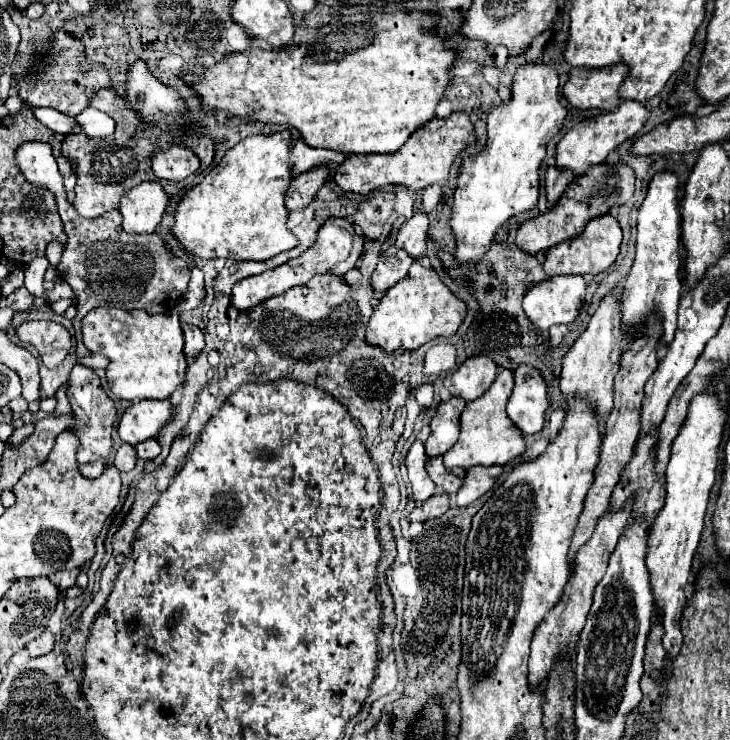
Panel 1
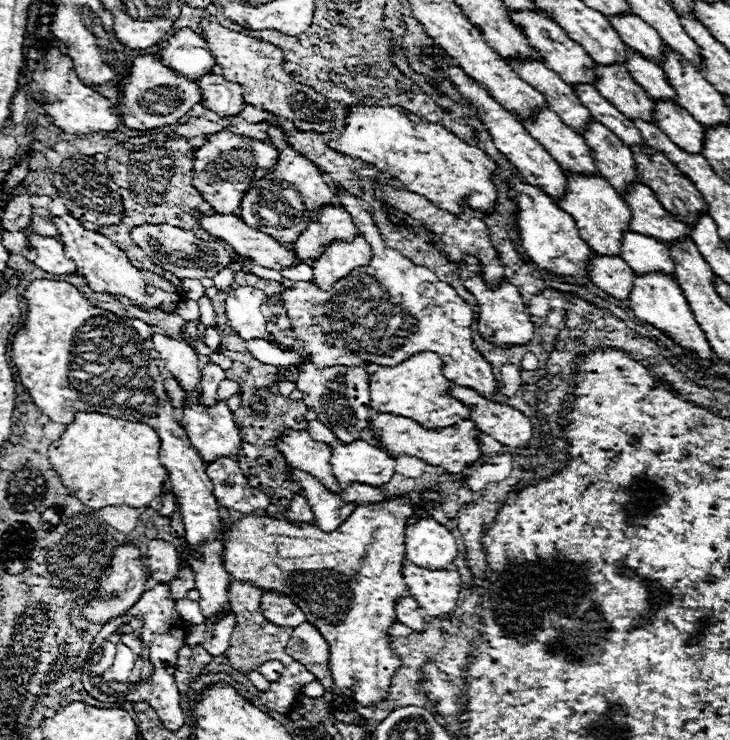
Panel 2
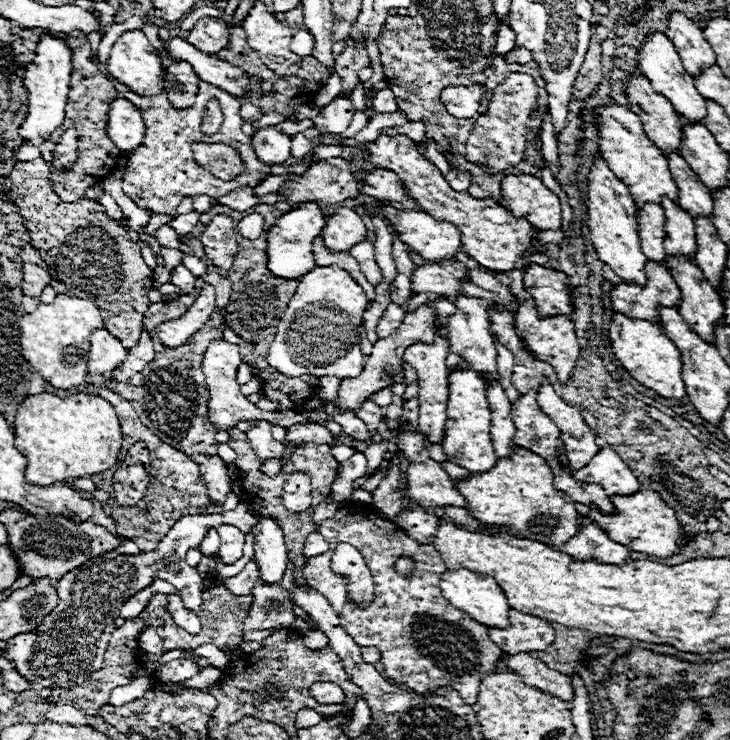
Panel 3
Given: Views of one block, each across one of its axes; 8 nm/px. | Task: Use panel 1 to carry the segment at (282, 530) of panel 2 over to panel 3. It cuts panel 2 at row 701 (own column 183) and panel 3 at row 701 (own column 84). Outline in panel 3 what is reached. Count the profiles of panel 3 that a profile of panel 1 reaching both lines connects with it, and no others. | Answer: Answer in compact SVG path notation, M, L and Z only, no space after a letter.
M315 682L310 688L310 696L320 704L344 704L346 702L342 689L331 682Z

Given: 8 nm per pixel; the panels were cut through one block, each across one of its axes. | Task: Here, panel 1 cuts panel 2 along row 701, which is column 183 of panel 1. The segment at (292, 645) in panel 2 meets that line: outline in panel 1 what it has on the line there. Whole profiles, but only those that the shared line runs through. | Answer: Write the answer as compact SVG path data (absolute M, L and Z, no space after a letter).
M184 324L182 330L184 330L184 340L186 340L184 354L186 356L198 356L204 348L204 332L192 324Z

